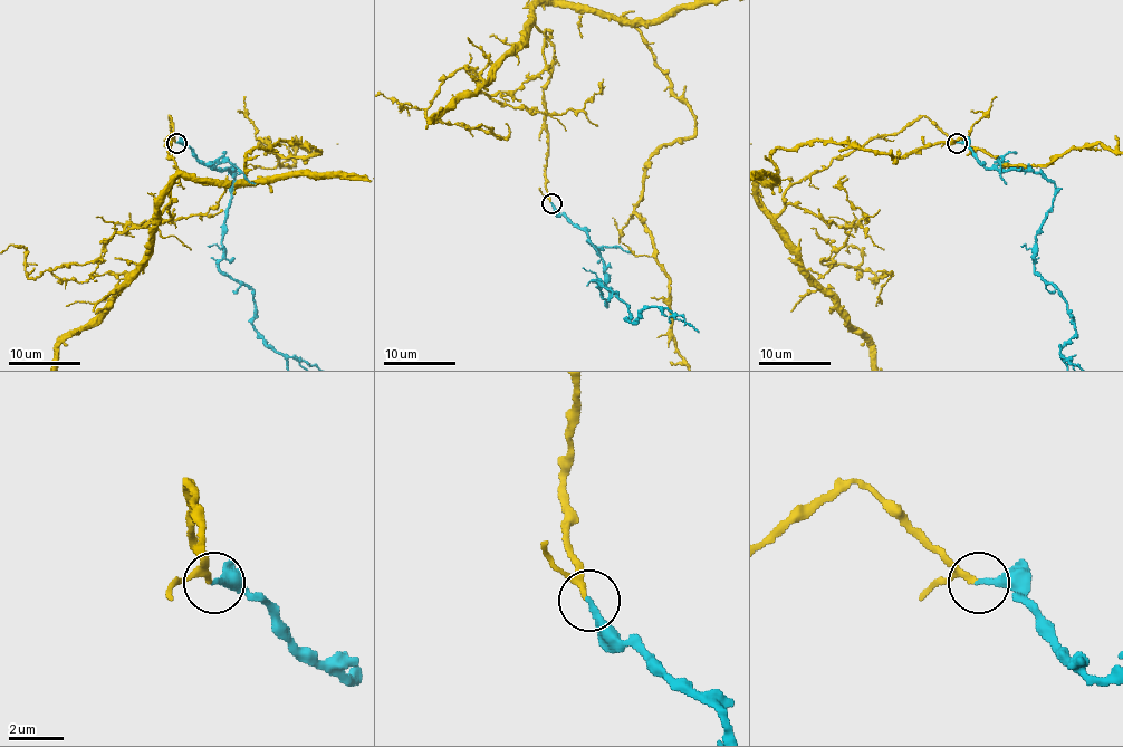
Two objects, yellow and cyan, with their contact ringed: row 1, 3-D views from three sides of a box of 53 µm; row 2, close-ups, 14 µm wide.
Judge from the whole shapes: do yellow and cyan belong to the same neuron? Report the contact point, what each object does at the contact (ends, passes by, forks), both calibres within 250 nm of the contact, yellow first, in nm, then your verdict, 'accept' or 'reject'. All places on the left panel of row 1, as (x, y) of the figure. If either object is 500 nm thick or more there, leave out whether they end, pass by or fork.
at (176, 143); yellow passes by; cyan ends there; 160 nm thick on the yellow side, 240 nm on the other; accept

